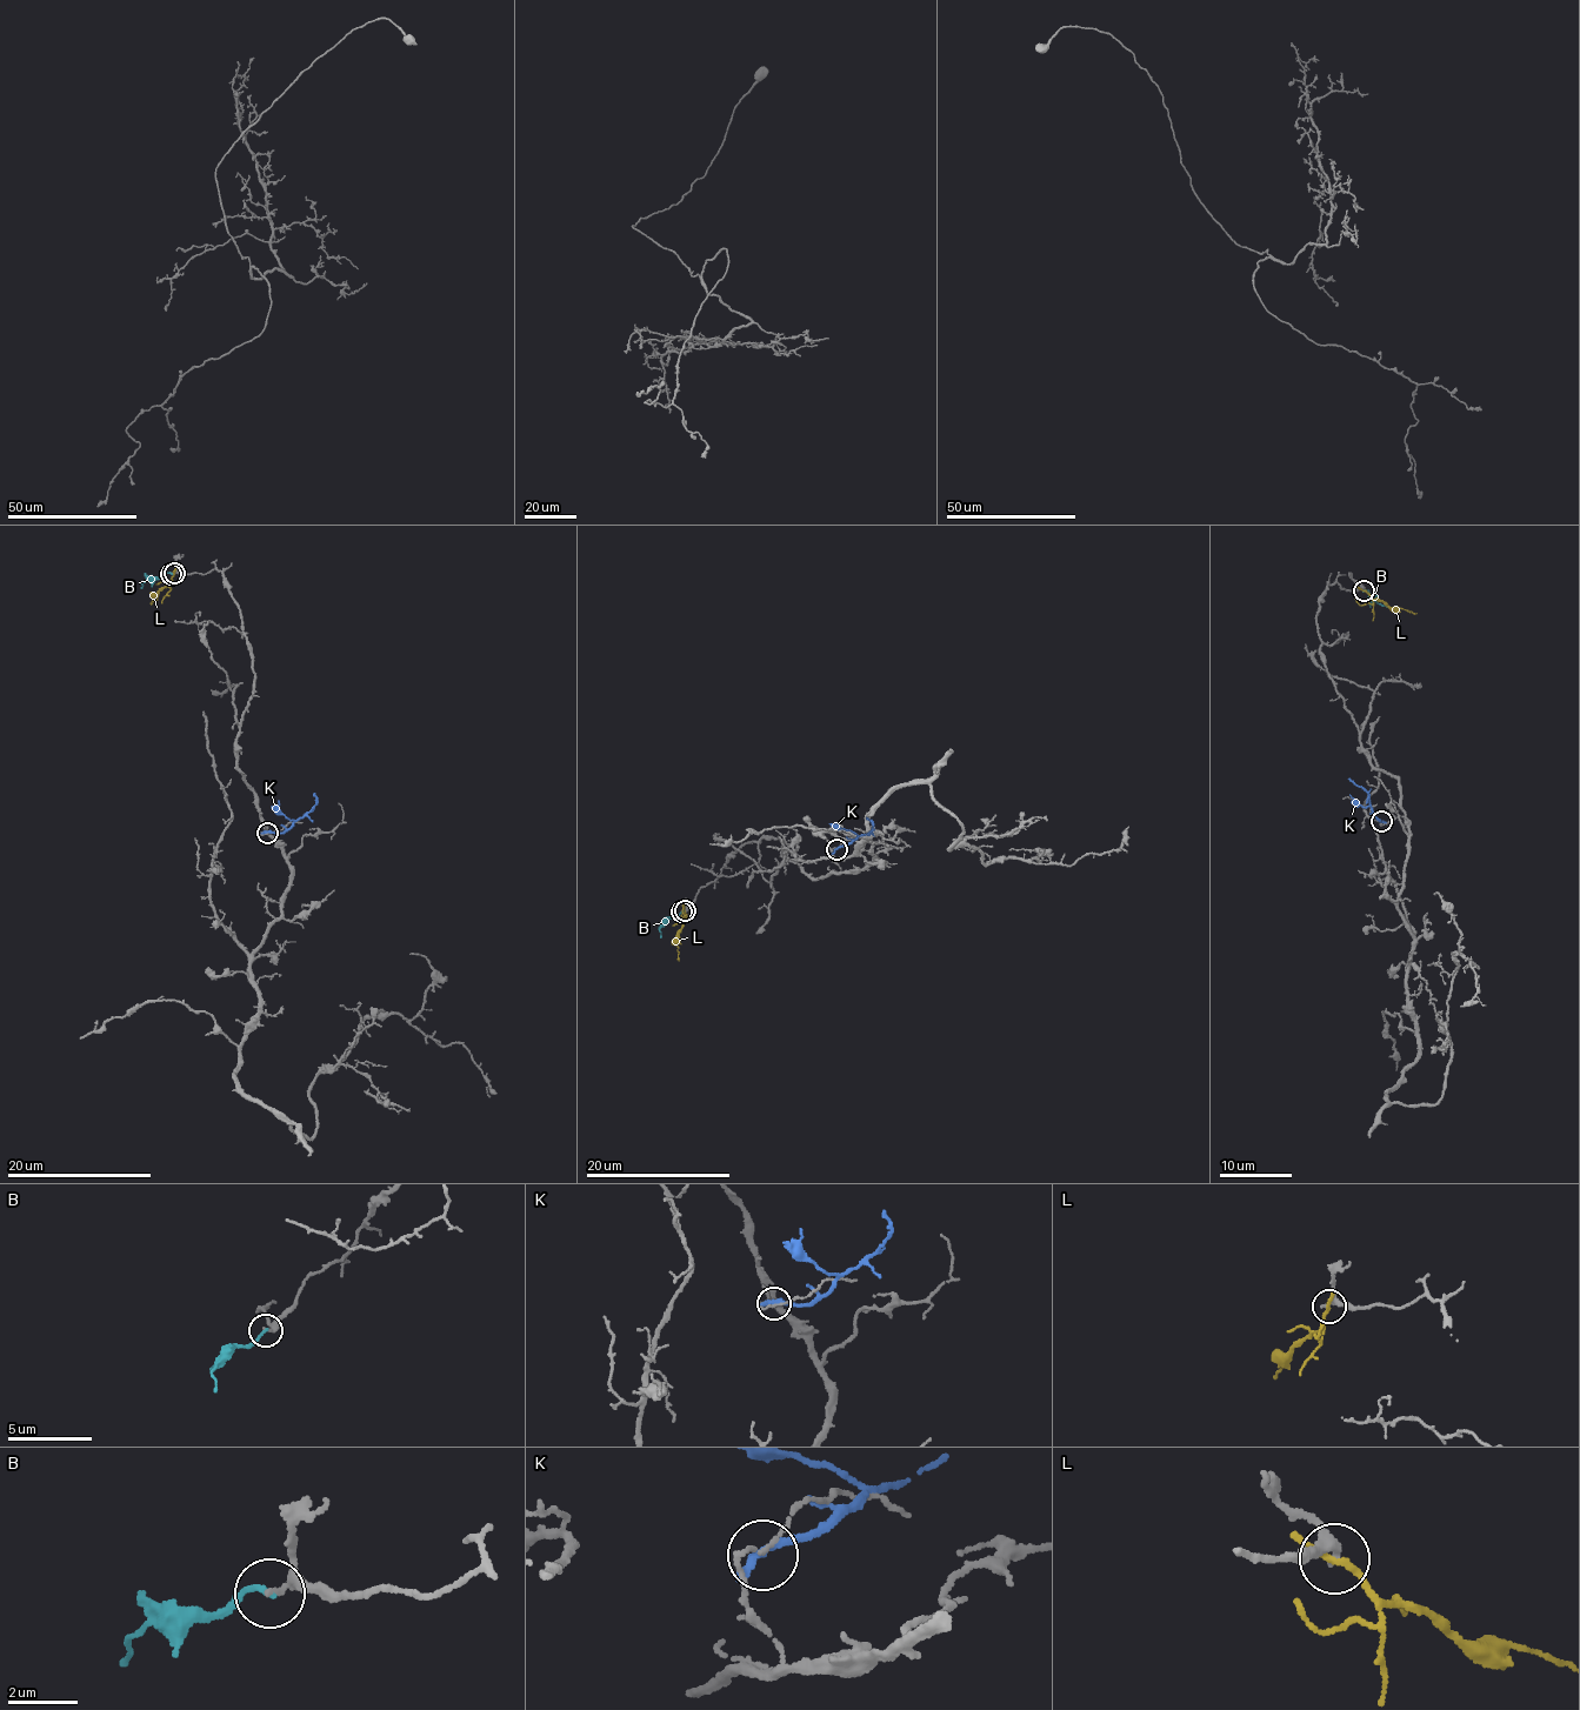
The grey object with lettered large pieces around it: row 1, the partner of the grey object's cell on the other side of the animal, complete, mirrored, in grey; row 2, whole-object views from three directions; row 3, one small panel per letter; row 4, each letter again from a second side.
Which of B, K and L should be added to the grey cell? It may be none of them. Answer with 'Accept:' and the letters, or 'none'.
Accept: none

